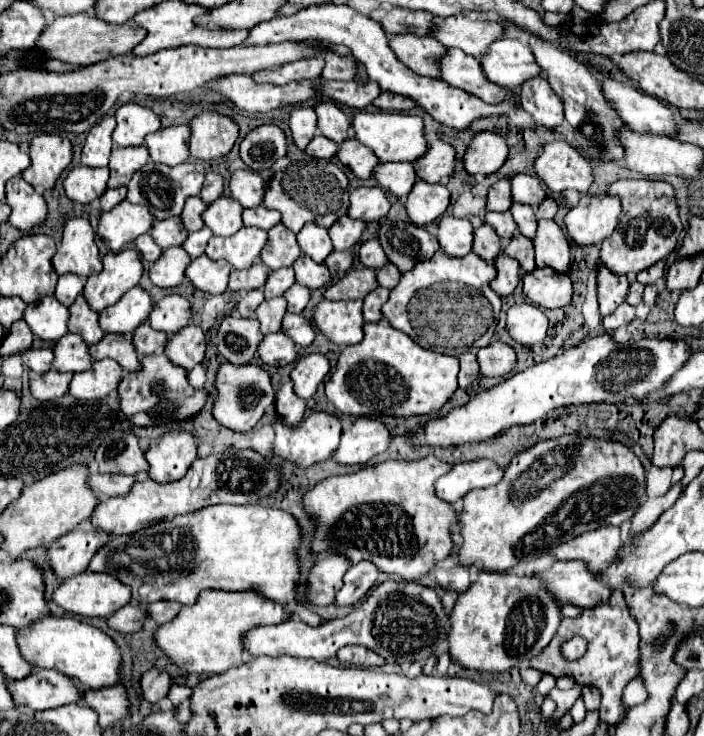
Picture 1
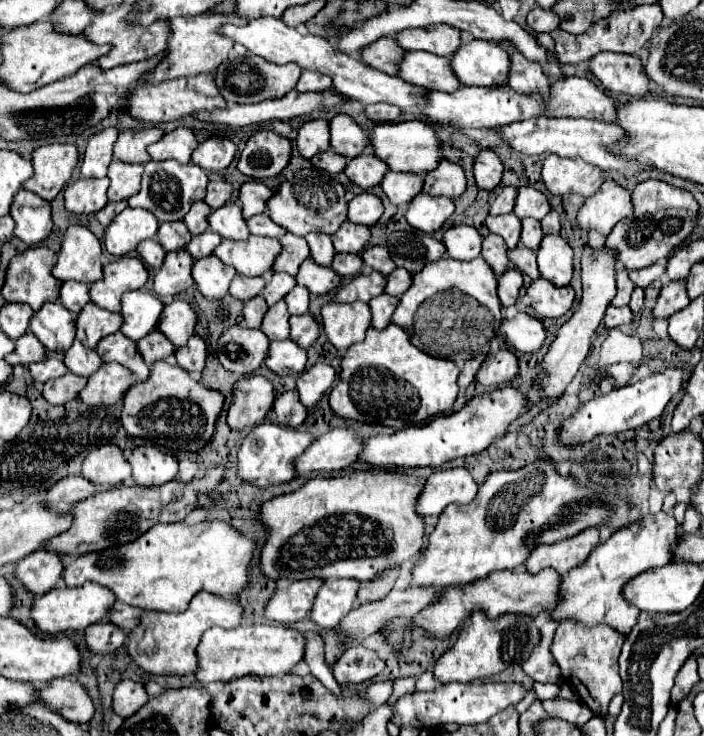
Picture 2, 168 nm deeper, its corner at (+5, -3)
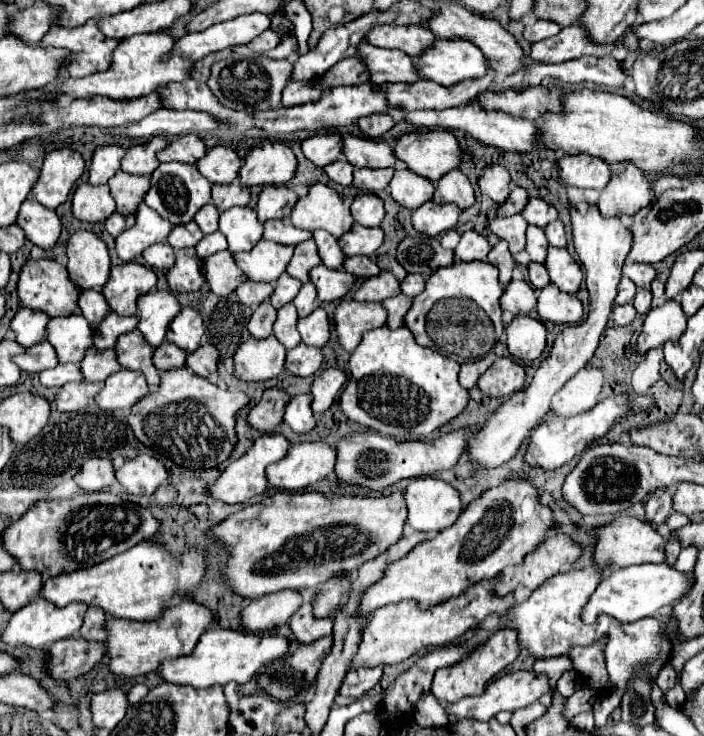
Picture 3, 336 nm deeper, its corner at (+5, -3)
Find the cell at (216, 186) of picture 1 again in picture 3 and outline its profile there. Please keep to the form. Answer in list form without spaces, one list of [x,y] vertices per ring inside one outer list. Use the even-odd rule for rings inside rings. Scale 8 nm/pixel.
[[[213,185],[213,203],[219,211],[227,211],[235,205],[247,205],[249,203],[249,189],[241,185]]]

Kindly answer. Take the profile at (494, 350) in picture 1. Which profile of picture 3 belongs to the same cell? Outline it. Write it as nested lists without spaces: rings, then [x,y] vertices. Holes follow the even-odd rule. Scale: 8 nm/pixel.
[[[499,357],[493,365],[479,377],[477,385],[487,397],[507,397],[525,383],[525,369],[521,363],[509,357]]]

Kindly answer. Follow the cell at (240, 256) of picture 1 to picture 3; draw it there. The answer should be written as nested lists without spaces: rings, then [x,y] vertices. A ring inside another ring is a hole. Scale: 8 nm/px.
[[[261,239],[251,251],[233,253],[235,263],[251,281],[277,281],[285,271],[289,259],[293,255],[293,247],[279,245],[273,241]]]

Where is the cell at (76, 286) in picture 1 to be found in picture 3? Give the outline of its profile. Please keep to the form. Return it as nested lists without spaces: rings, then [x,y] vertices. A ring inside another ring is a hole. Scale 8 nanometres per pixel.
[[[81,289],[77,309],[95,327],[105,317],[105,313],[109,311],[109,305],[101,293],[97,293],[93,289]]]

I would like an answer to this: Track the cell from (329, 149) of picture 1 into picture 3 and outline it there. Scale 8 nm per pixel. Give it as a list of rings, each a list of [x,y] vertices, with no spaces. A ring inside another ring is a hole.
[[[339,159],[339,161],[333,161],[331,165],[325,165],[323,171],[327,173],[327,177],[339,185],[351,185],[353,181],[353,165],[345,159]]]

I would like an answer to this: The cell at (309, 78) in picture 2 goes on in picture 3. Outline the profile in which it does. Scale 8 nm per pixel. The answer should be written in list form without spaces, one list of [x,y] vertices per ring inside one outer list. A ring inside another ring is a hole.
[[[291,81],[285,89],[283,89],[283,107],[293,107],[293,105],[303,105],[307,101],[315,101],[321,97],[319,85],[313,85],[309,81]]]

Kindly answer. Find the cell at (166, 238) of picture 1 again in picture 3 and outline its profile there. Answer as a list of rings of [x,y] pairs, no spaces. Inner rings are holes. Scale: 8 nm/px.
[[[191,221],[187,225],[177,225],[171,229],[169,237],[167,237],[167,243],[173,247],[173,249],[183,249],[183,247],[195,247],[199,241],[201,241],[203,233],[199,231],[199,227]]]

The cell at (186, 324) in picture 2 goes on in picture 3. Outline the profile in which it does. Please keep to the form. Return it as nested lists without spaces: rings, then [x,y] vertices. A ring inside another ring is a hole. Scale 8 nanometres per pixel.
[[[181,307],[179,317],[171,321],[171,329],[167,331],[167,341],[181,347],[185,353],[193,353],[201,345],[203,333],[205,329],[201,315],[191,307]]]

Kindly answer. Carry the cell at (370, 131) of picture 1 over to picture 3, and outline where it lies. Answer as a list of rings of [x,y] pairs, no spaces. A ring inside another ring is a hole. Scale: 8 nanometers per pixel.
[[[419,129],[401,133],[395,139],[393,153],[413,173],[437,181],[461,161],[461,149],[455,135],[447,129]]]

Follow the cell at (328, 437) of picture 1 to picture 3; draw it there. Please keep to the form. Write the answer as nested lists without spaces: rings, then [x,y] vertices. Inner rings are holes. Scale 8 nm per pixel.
[[[265,433],[265,435],[257,437],[253,441],[253,445],[245,451],[245,455],[239,457],[237,461],[233,461],[223,471],[223,475],[217,479],[217,483],[209,485],[209,491],[211,491],[213,499],[223,501],[223,503],[247,503],[249,499],[253,499],[257,495],[263,495],[269,489],[267,487],[267,475],[265,475],[267,465],[281,461],[287,455],[289,447],[291,447],[289,441],[281,433]]]

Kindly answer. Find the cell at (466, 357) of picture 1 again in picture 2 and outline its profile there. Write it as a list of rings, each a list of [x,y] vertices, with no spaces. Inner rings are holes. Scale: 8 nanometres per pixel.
[[[483,355],[465,361],[465,365],[463,365],[463,369],[461,369],[461,375],[459,375],[459,381],[457,381],[457,385],[459,385],[461,389],[467,389],[467,387],[475,381],[475,375],[477,375],[481,363],[483,363]]]

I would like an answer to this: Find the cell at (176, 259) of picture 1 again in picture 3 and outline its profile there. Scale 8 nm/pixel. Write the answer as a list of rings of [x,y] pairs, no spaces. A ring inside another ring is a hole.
[[[195,249],[175,251],[175,265],[167,271],[167,285],[171,291],[197,291],[203,283],[203,259],[197,257]]]

